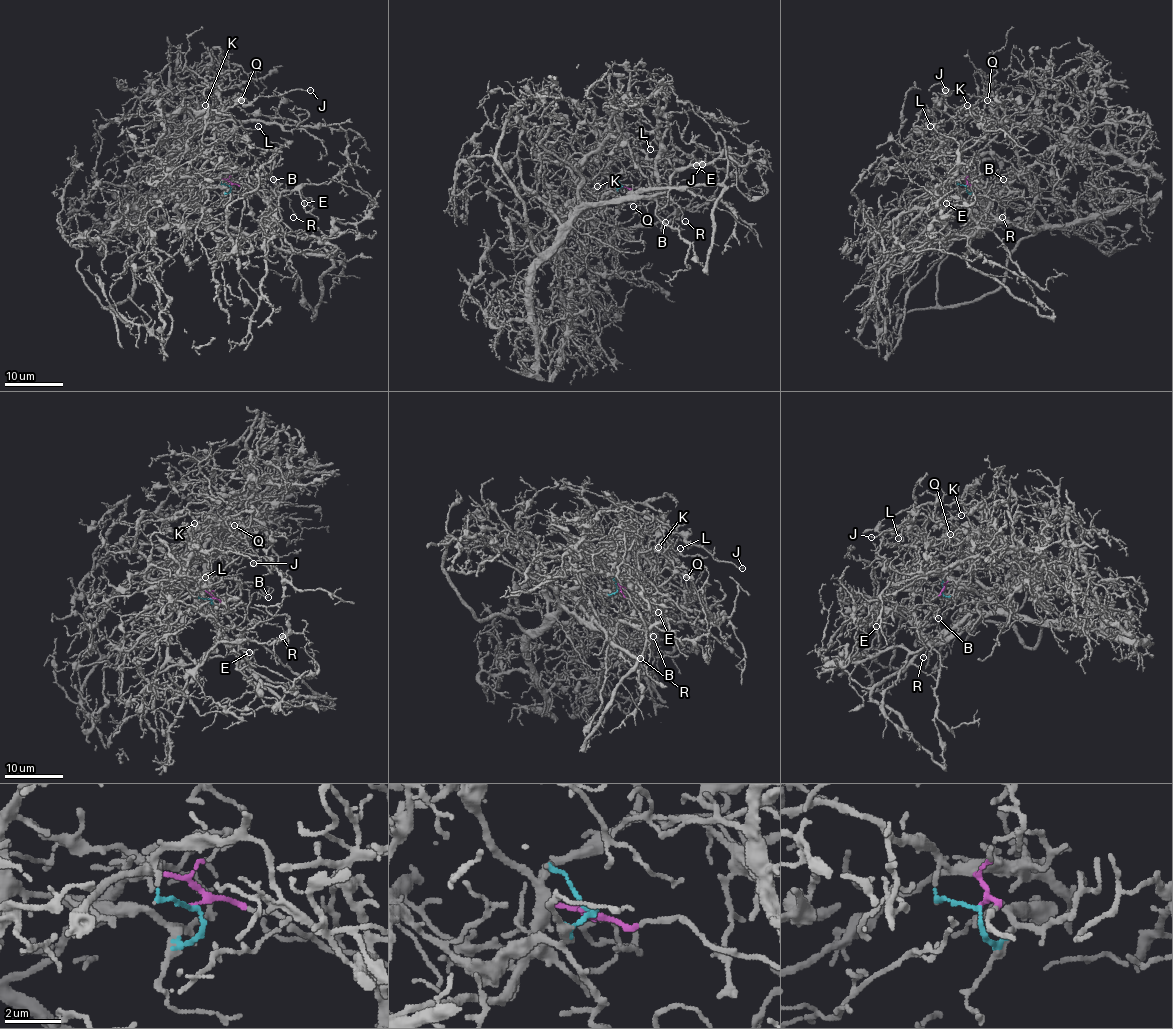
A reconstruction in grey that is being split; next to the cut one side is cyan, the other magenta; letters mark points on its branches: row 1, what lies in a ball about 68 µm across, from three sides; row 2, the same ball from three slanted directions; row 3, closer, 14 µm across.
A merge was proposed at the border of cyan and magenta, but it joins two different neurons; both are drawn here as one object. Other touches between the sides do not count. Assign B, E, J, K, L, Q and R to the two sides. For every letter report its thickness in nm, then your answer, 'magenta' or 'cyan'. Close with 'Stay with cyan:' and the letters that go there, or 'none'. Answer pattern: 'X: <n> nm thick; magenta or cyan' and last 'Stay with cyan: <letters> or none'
B: 140 nm thick; cyan
E: 90 nm thick; cyan
J: 130 nm thick; cyan
K: 90 nm thick; cyan
L: 110 nm thick; cyan
Q: 80 nm thick; cyan
R: 110 nm thick; magenta
Stay with cyan: B, E, J, K, L, Q

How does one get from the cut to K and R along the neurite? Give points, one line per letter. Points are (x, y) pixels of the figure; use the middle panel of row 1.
K: (621, 185), (594, 196), (581, 185), (585, 179), (593, 180), (593, 173), (603, 169), (609, 173), (597, 186)
R: (621, 185), (667, 196), (682, 214), (682, 223), (685, 224), (685, 221)

